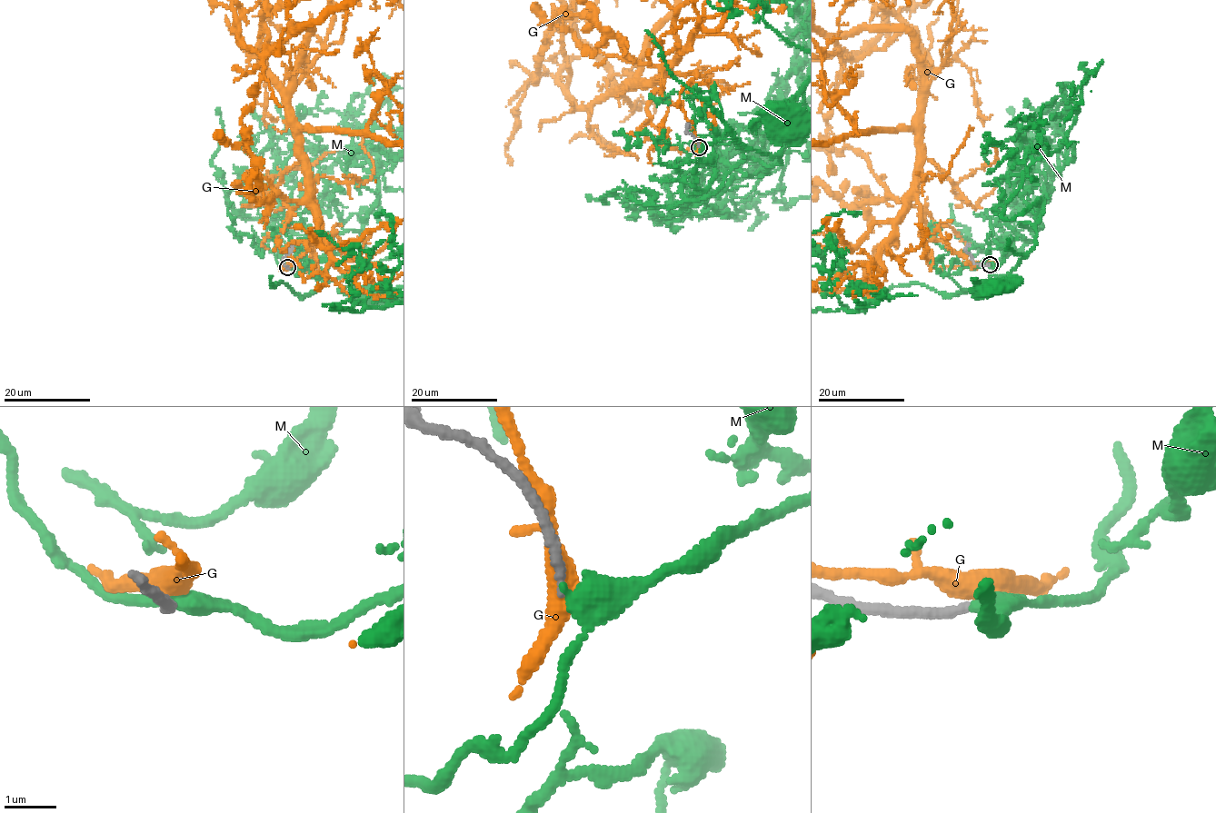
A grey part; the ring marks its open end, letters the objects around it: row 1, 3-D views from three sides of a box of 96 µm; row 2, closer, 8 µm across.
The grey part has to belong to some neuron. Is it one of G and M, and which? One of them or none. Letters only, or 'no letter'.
M

